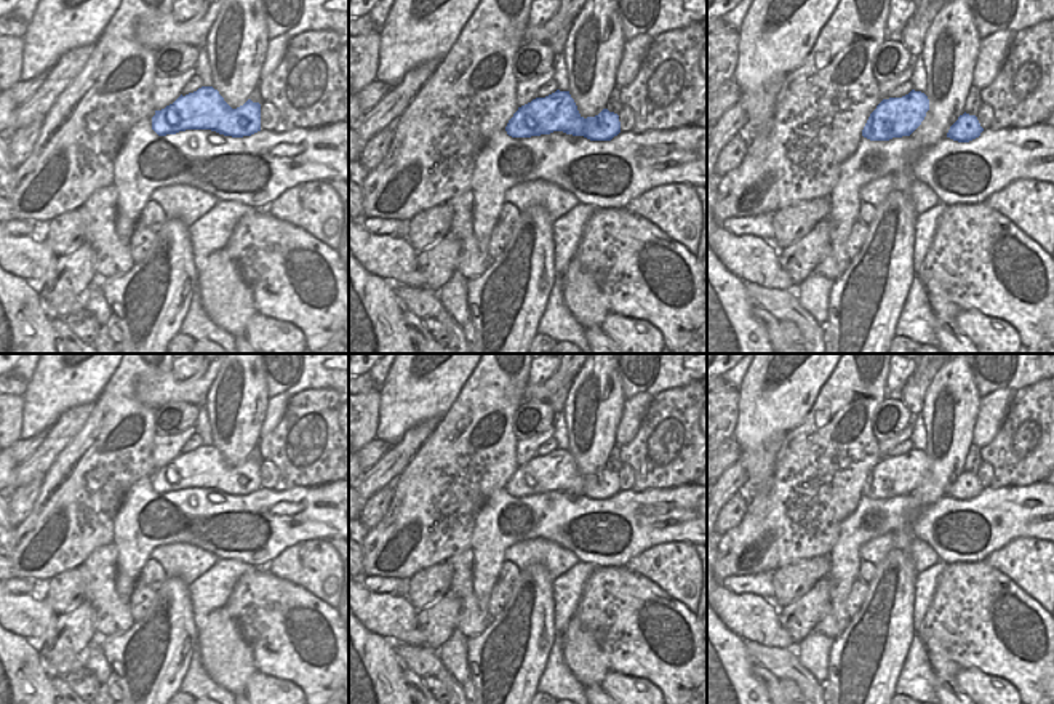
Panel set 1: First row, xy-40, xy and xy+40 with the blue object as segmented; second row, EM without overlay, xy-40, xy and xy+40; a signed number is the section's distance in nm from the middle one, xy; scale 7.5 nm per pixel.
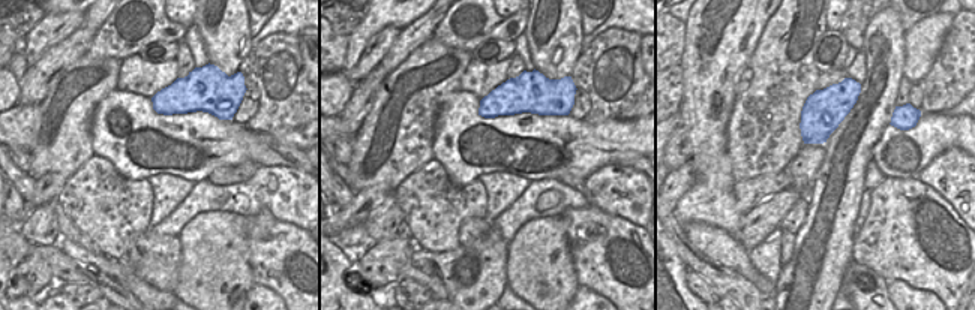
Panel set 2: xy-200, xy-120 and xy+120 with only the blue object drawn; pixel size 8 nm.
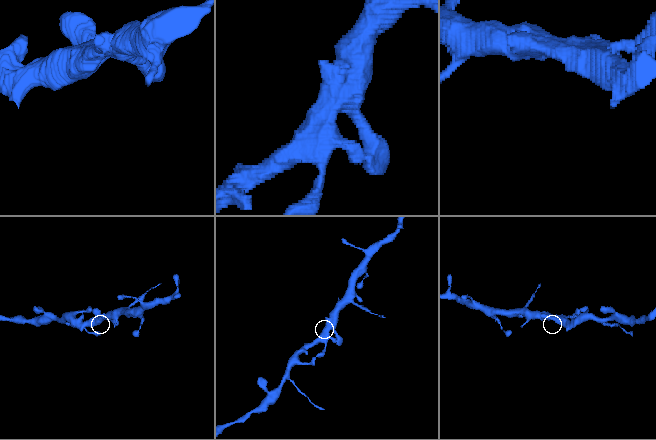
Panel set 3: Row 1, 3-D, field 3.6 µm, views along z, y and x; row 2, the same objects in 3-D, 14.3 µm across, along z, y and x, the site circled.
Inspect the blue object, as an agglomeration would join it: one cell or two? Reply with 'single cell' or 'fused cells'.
single cell

